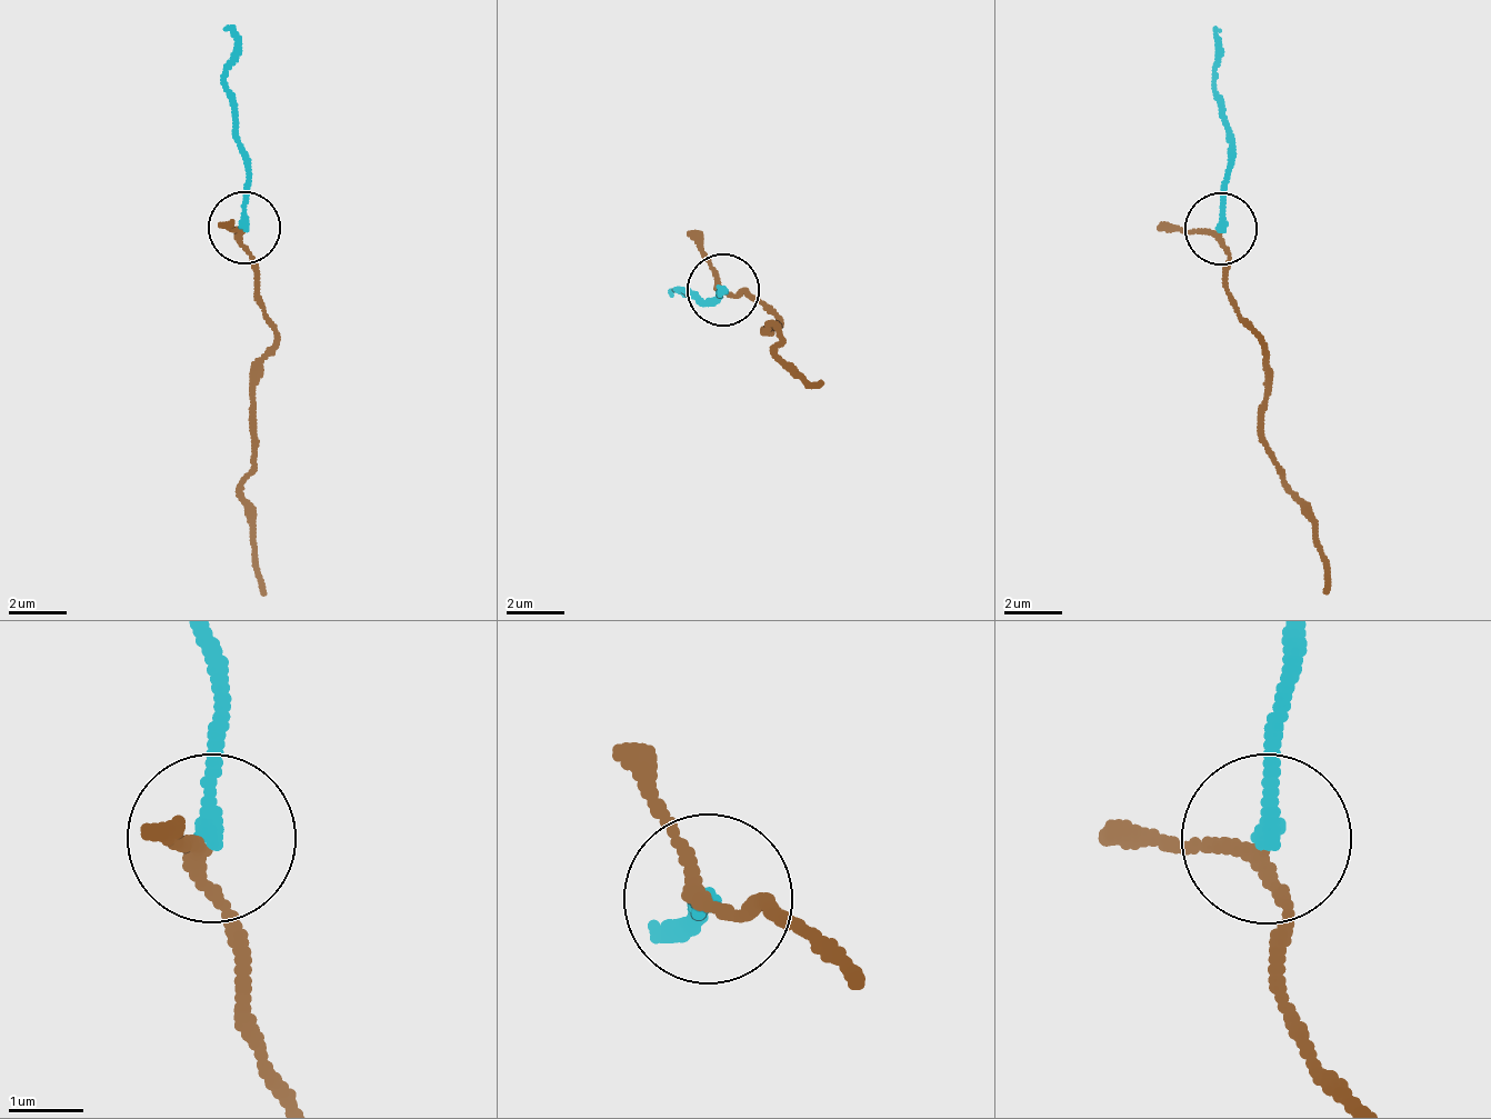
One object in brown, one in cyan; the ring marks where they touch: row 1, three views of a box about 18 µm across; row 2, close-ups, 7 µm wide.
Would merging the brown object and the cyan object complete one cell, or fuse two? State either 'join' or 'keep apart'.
join

